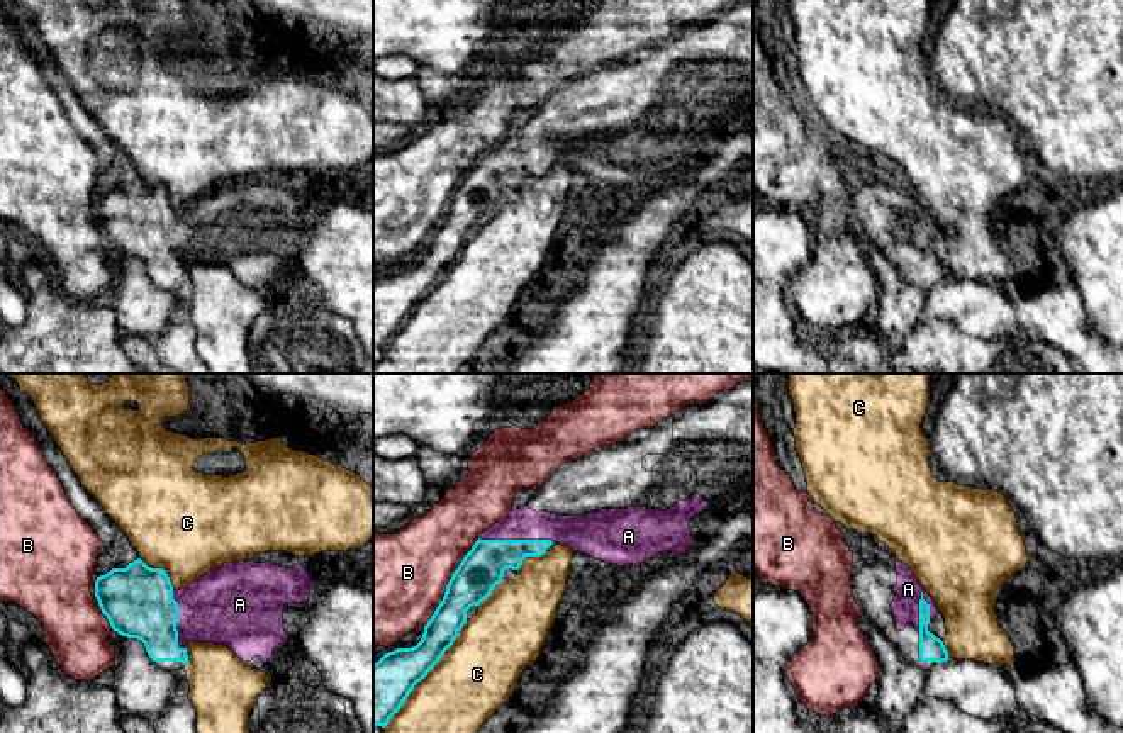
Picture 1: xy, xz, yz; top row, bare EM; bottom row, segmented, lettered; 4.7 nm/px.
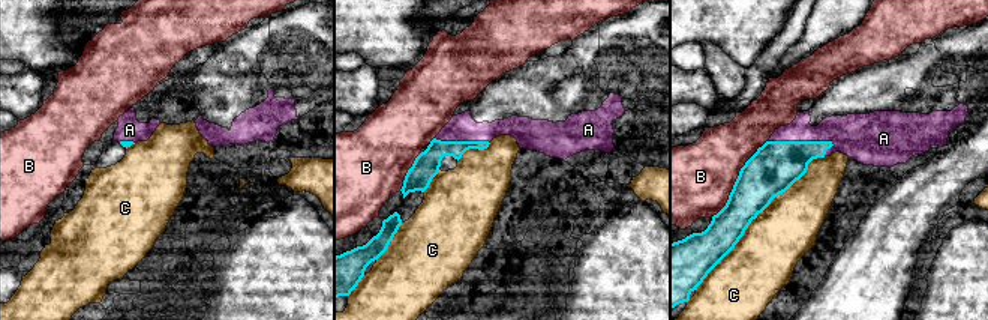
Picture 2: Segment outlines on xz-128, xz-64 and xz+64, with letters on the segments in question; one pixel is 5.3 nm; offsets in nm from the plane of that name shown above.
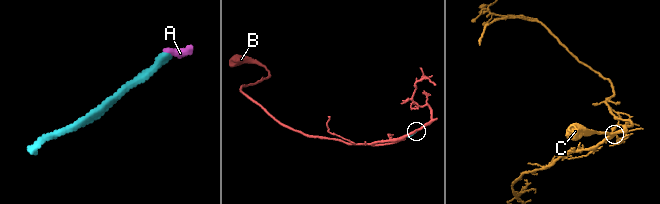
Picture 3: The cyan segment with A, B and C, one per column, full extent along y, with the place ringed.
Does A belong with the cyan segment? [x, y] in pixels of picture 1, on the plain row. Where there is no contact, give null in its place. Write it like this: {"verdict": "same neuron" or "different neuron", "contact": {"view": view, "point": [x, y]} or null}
{"verdict": "same neuron", "contact": {"view": "xz", "point": [516, 160]}}

